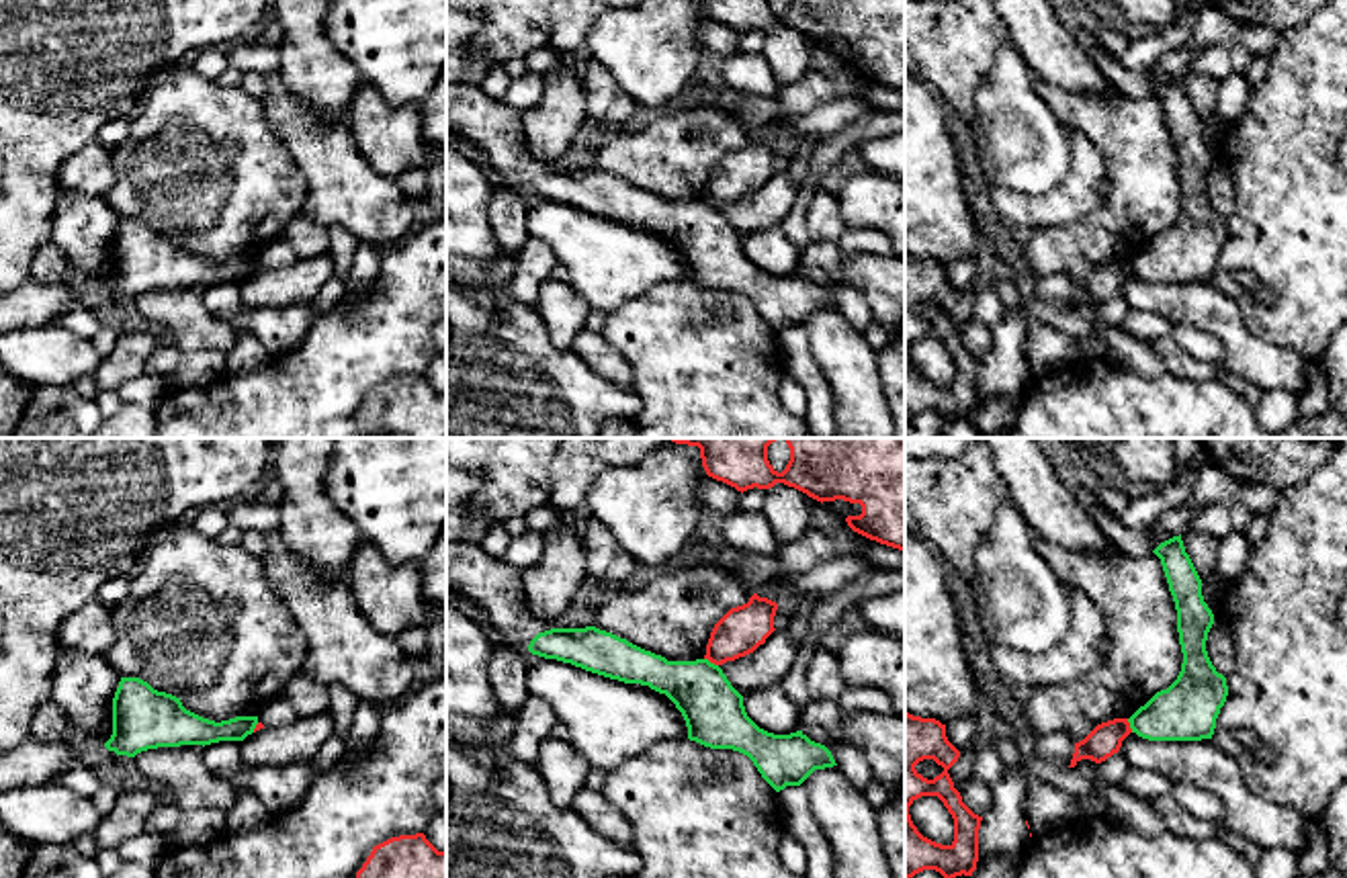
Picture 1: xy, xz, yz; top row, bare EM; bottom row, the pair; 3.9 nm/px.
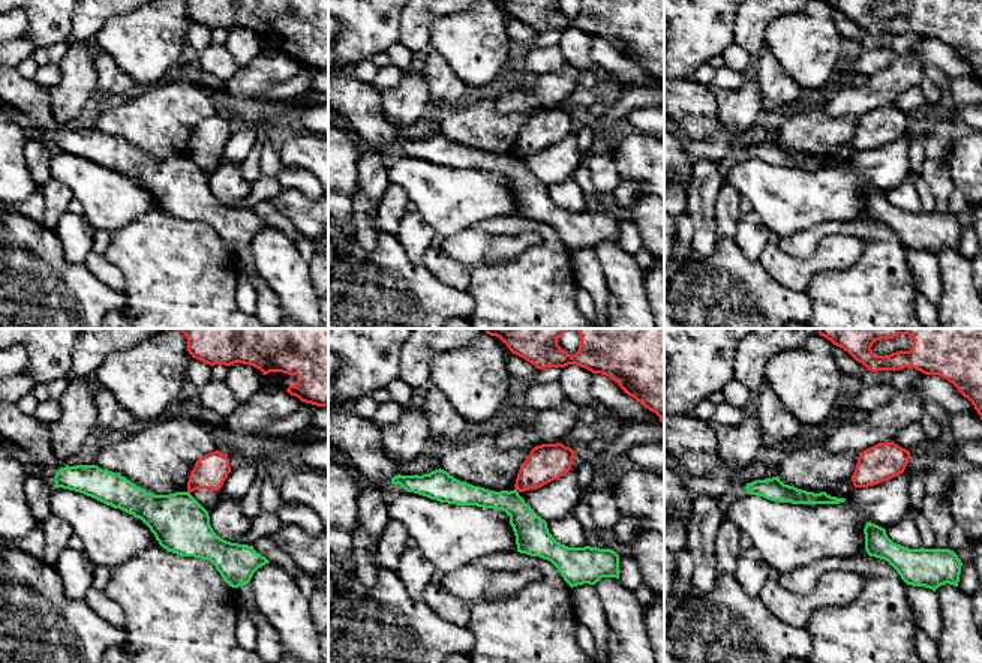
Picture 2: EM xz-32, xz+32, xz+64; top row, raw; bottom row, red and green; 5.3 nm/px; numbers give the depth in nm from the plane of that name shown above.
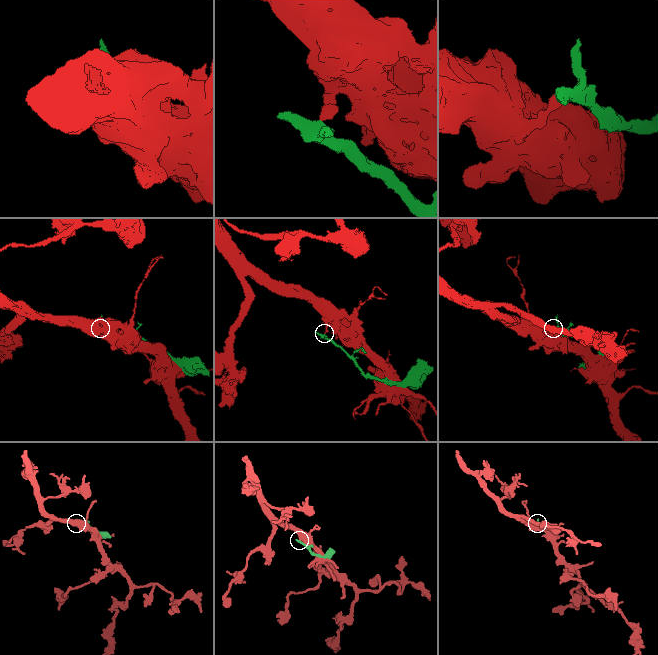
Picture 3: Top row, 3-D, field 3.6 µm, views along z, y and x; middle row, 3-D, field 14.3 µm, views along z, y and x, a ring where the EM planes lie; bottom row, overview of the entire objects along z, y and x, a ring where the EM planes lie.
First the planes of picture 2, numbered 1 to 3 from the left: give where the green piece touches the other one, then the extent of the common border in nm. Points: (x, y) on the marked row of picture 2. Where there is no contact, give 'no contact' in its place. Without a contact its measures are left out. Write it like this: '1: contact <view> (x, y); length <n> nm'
1: no contact
2: no contact
3: no contact

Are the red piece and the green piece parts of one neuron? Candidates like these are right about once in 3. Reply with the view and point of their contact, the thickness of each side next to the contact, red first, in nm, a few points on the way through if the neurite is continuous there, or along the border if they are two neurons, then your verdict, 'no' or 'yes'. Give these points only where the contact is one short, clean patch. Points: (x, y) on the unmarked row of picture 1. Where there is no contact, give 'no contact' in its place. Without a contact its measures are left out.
meets red in xz at (711, 203); 180 nm thick on the red side, 240 nm on the other; border along xz (705, 199), (717, 207); no

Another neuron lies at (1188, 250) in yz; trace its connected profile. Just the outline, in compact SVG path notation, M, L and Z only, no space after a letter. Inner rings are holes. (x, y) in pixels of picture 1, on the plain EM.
M1181 76L1153 94L1161 100L1175 143L1183 205L1177 221L1140 248L1128 264L1132 274L1148 282L1212 280L1228 237L1226 219L1216 213L1206 192L1214 156L1204 143L1202 121Z

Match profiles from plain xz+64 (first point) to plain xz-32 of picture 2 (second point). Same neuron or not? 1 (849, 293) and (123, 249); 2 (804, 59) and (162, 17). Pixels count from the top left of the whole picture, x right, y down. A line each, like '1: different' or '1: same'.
1: same
2: same

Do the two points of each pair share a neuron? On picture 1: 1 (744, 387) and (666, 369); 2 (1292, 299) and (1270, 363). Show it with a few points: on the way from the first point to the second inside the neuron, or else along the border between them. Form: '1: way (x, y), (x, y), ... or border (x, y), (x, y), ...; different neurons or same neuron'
1: way (725, 387), (713, 387), (694, 369), (684, 369); same neuron
2: border (1239, 312), (1253, 334), (1290, 346), (1309, 361); different neurons

